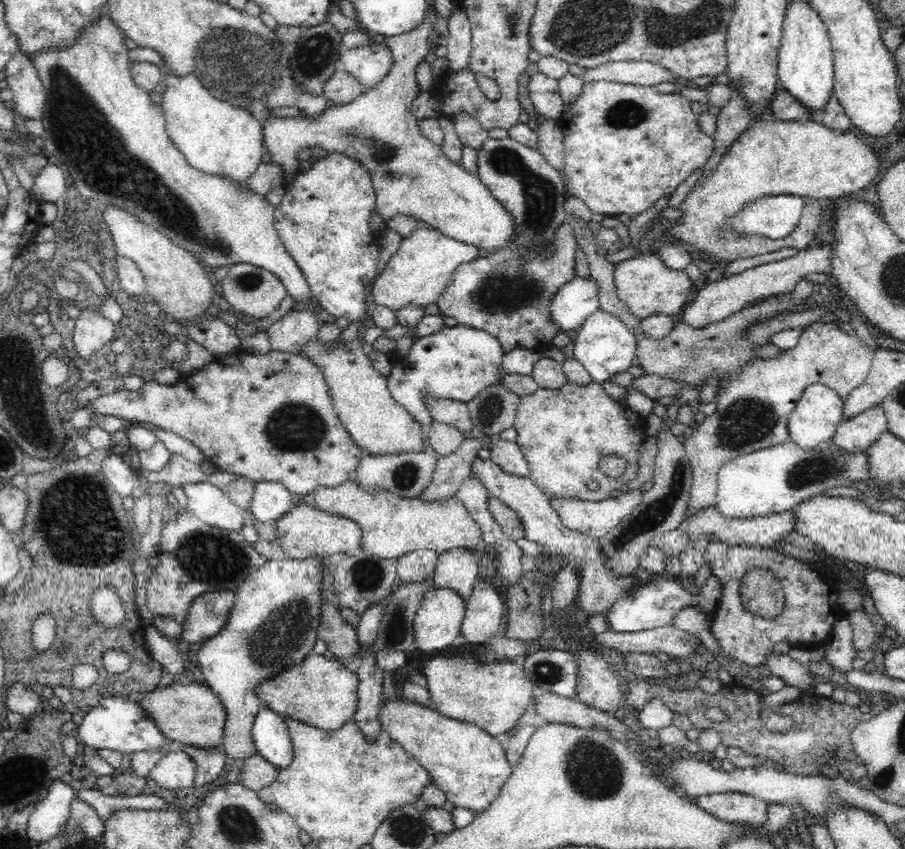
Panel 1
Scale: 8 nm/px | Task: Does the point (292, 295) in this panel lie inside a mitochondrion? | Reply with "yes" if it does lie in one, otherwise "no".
no

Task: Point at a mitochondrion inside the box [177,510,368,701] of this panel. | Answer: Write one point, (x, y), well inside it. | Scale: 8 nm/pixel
(270, 646)

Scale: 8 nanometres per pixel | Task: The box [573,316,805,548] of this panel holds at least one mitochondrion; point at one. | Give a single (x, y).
(744, 422)

